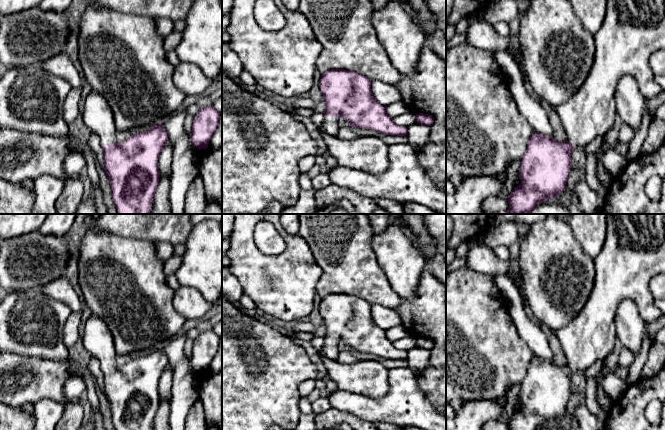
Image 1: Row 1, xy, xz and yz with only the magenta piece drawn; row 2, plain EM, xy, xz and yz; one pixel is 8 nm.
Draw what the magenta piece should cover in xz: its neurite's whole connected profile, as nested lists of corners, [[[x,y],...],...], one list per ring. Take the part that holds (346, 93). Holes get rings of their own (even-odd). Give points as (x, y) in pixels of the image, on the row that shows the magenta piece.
[[[332,69],[321,75],[319,88],[326,103],[324,111],[325,120],[319,126],[321,131],[330,136],[337,136],[340,125],[339,119],[344,116],[347,124],[352,127],[377,131],[384,135],[406,136],[408,128],[397,125],[371,91],[372,81],[355,71],[345,69]]]

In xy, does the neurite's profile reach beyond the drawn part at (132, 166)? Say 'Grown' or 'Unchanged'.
Grown

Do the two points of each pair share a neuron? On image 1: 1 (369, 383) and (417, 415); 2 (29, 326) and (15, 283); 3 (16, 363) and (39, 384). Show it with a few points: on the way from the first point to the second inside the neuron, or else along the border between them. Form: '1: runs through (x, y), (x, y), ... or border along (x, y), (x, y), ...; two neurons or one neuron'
1: border along (390, 390), (380, 399), (371, 400), (364, 397); two neurons
2: border along (38, 287), (10, 291); two neurons
3: runs through (22, 369), (33, 378); one neuron

